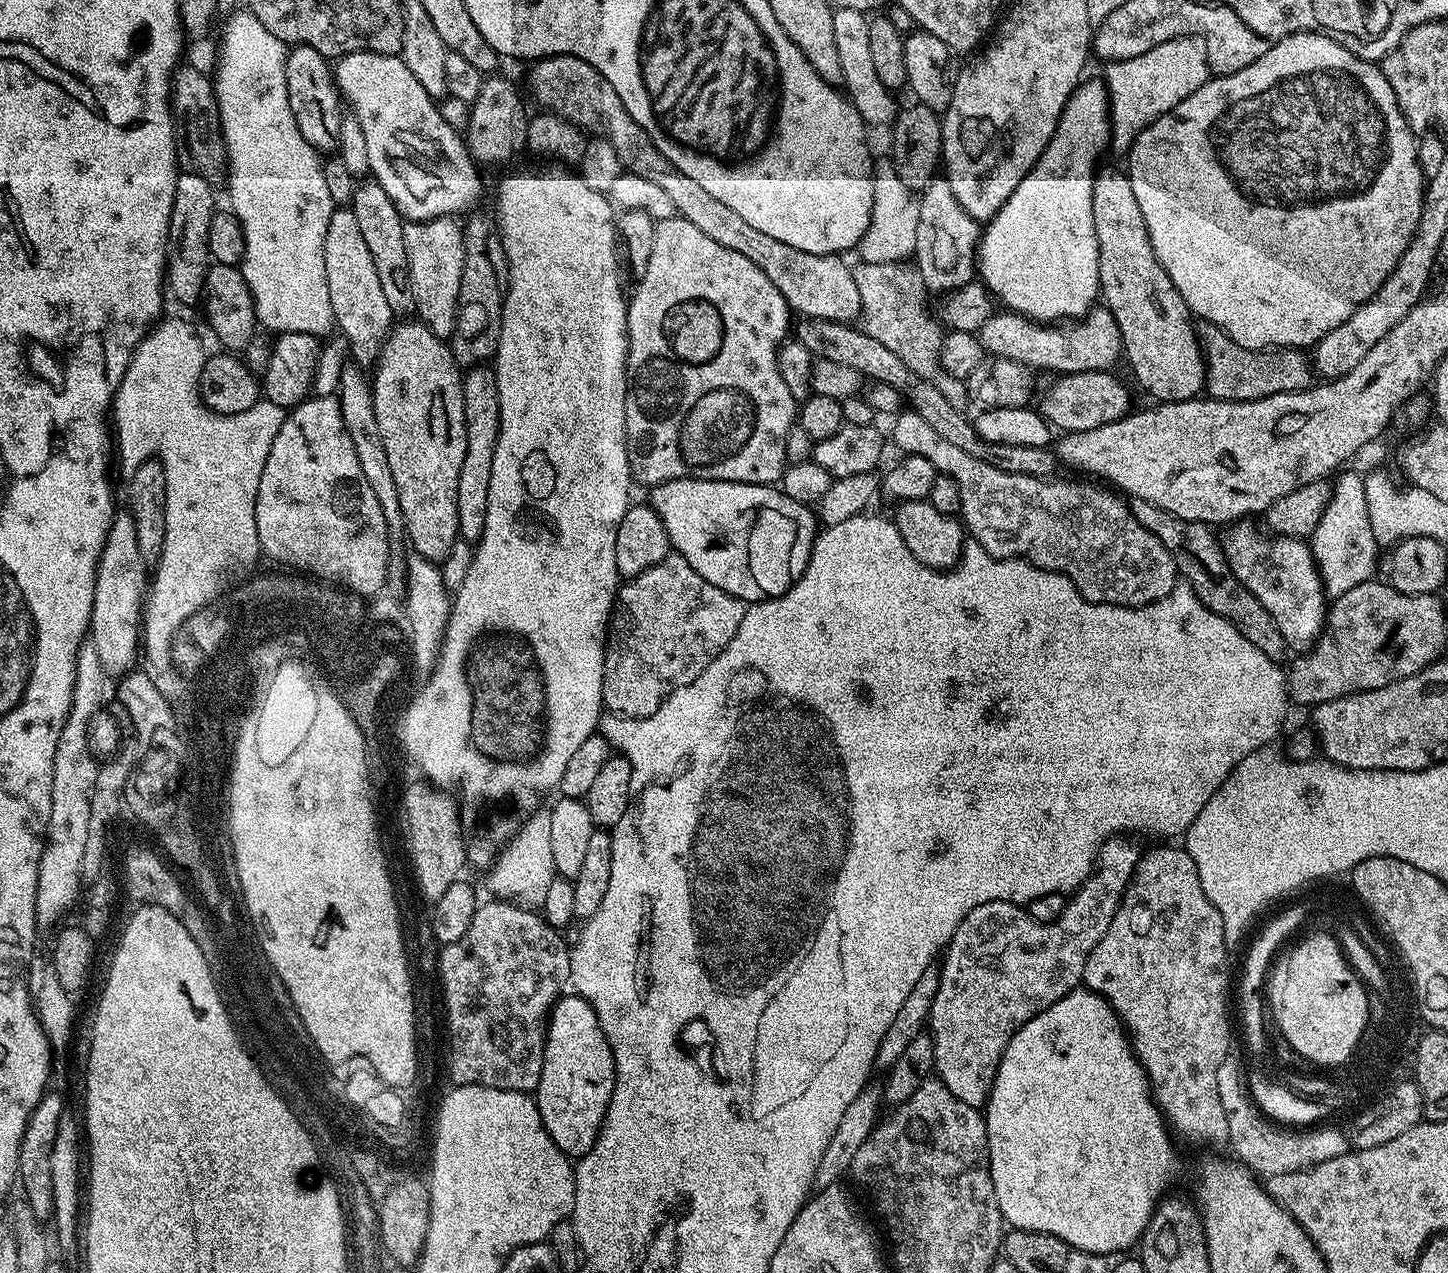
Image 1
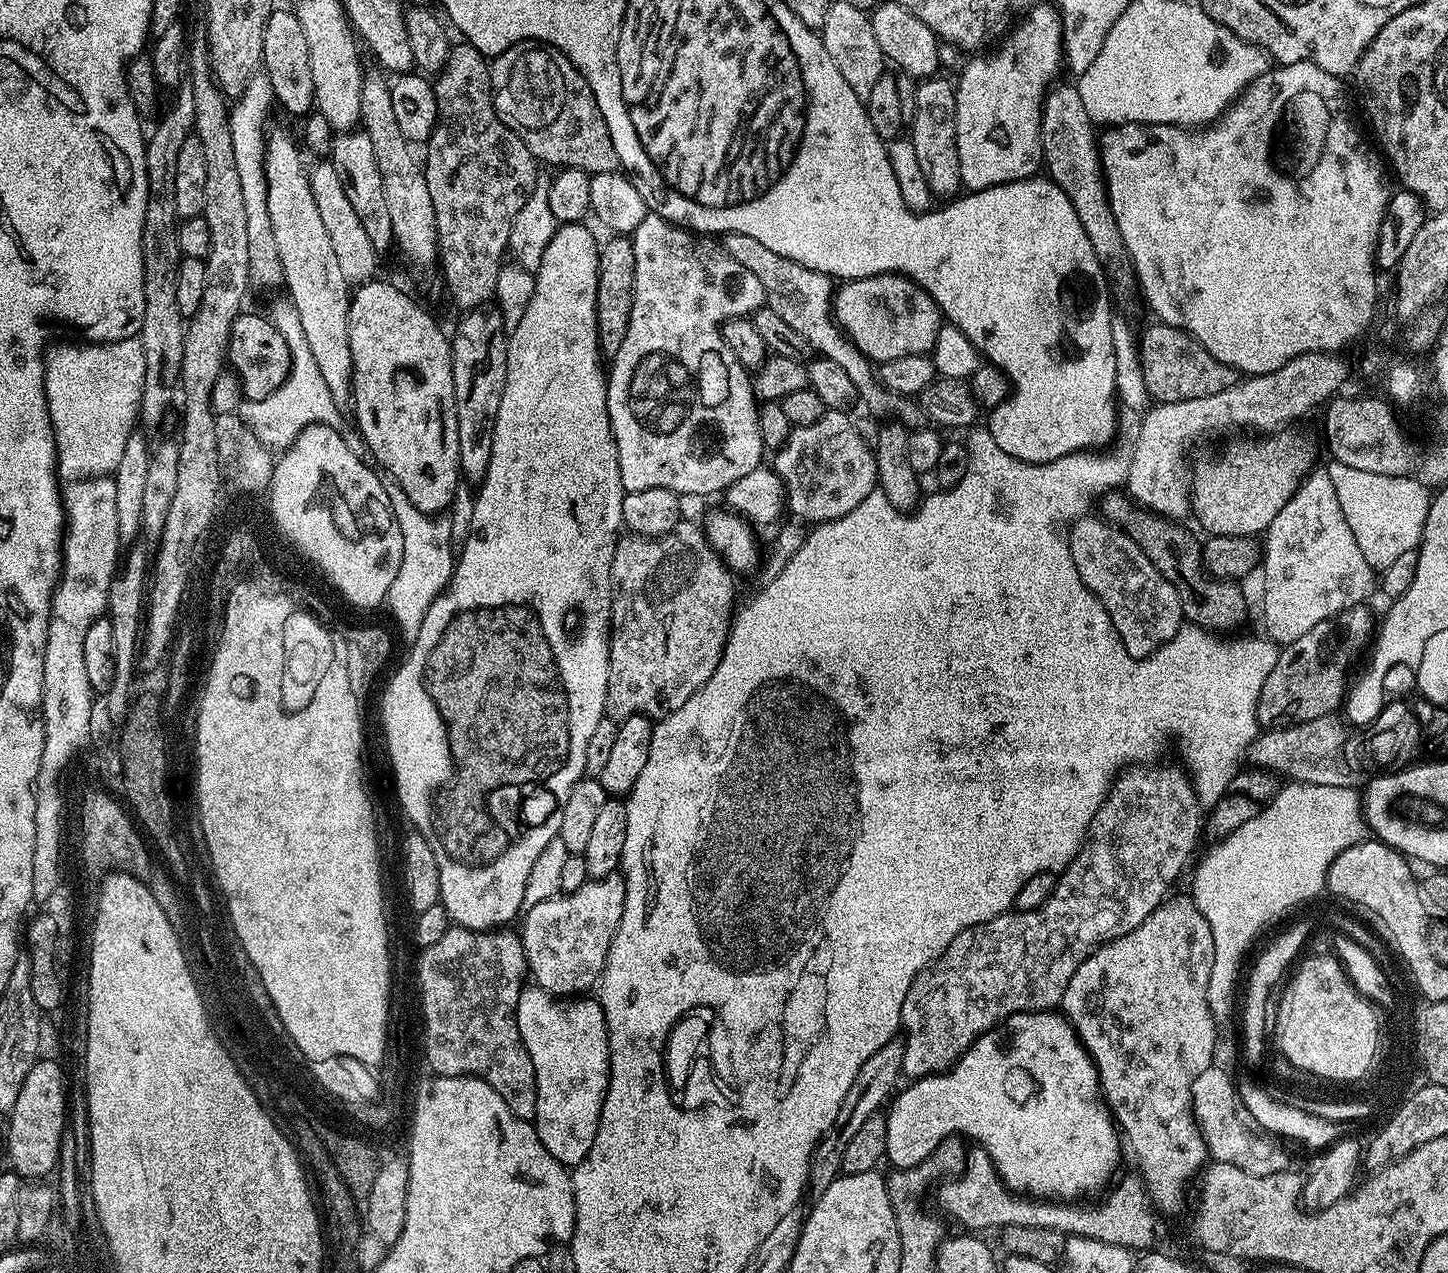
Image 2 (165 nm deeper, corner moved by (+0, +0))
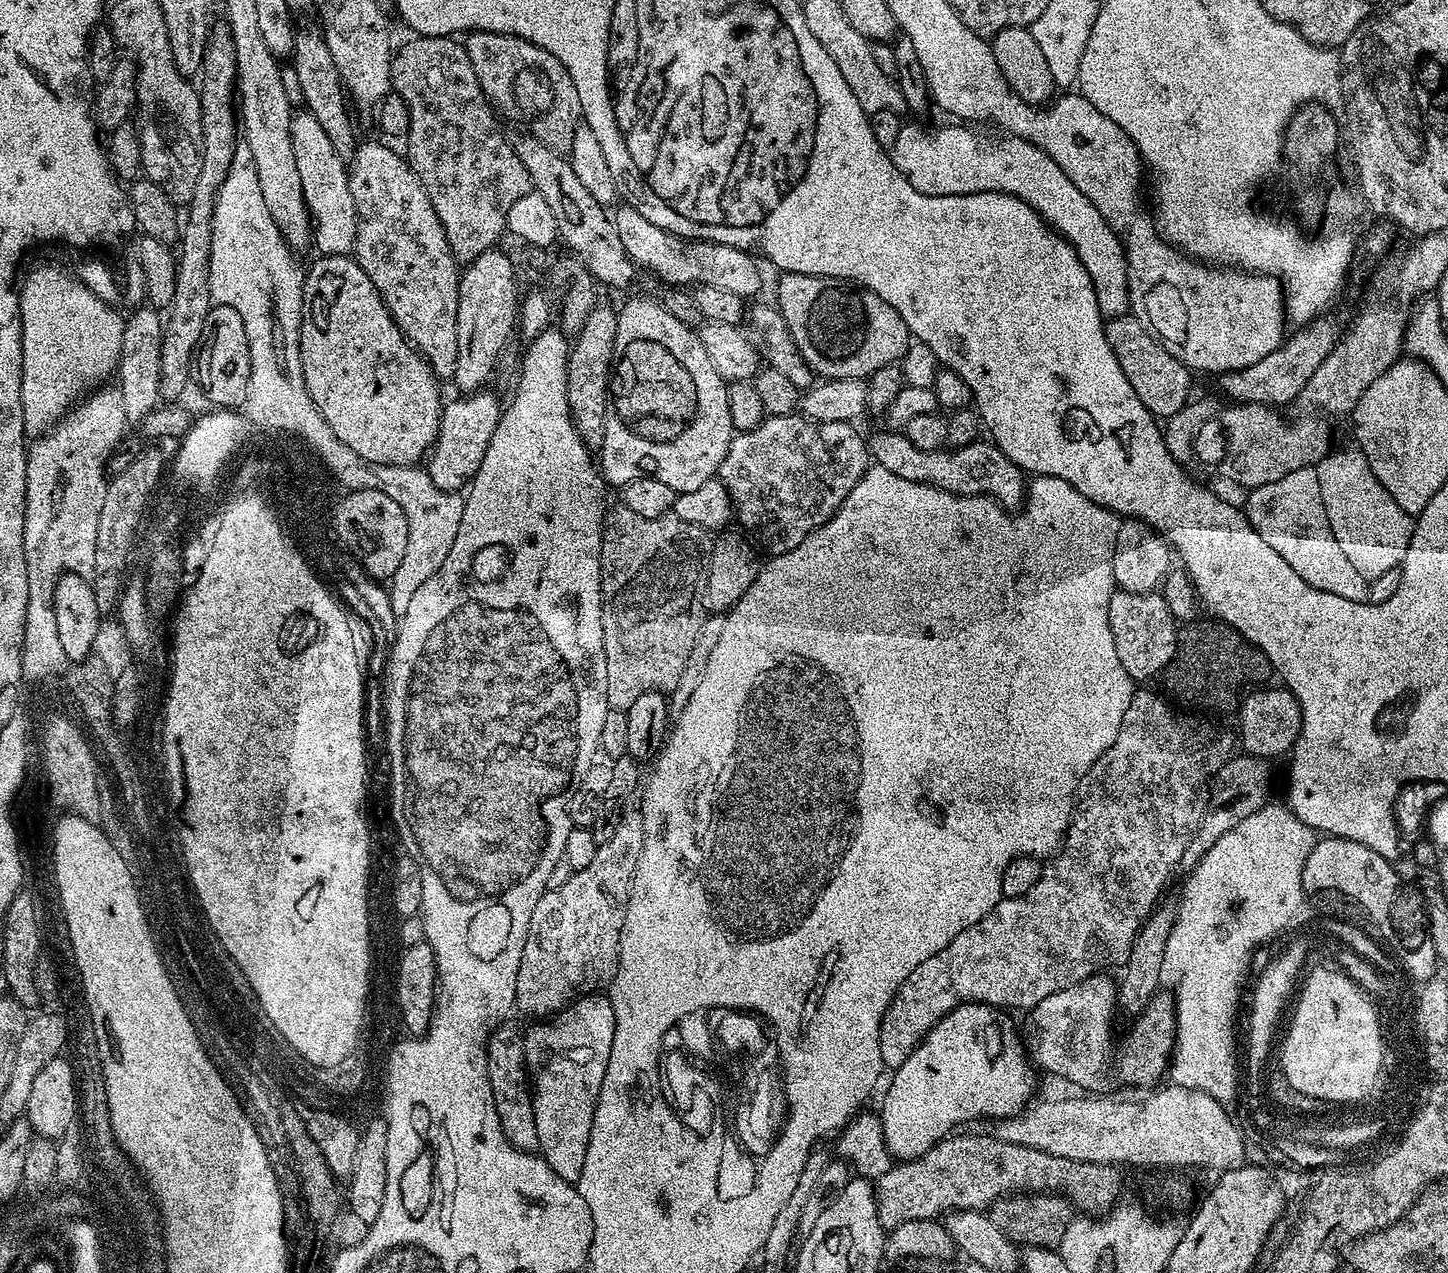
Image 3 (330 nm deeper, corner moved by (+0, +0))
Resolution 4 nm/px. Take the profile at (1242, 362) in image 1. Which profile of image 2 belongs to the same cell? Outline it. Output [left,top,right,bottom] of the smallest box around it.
[1138,322,1238,404]

